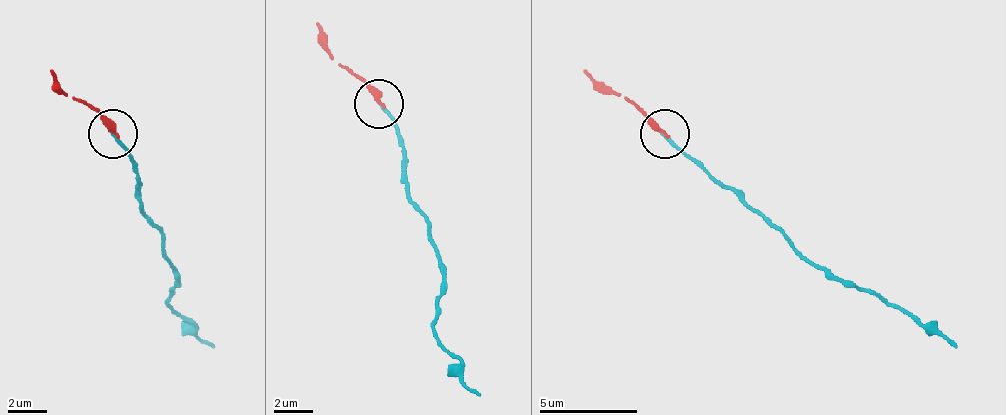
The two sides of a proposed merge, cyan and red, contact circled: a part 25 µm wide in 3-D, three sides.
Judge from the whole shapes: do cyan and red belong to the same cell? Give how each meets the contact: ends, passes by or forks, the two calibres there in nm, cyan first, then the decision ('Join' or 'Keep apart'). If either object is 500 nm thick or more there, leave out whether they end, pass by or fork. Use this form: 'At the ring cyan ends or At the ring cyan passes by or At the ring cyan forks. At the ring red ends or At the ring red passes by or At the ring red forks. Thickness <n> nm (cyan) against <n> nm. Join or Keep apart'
At the ring cyan ends. At the ring red ends. Thickness 180 nm (cyan) against 320 nm. Join

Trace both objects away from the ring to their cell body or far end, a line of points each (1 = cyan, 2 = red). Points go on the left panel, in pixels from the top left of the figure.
1: (114, 132), (139, 172), (139, 211), (163, 236), (178, 275), (168, 305), (213, 349)
2: (114, 132), (65, 93), (50, 68)

